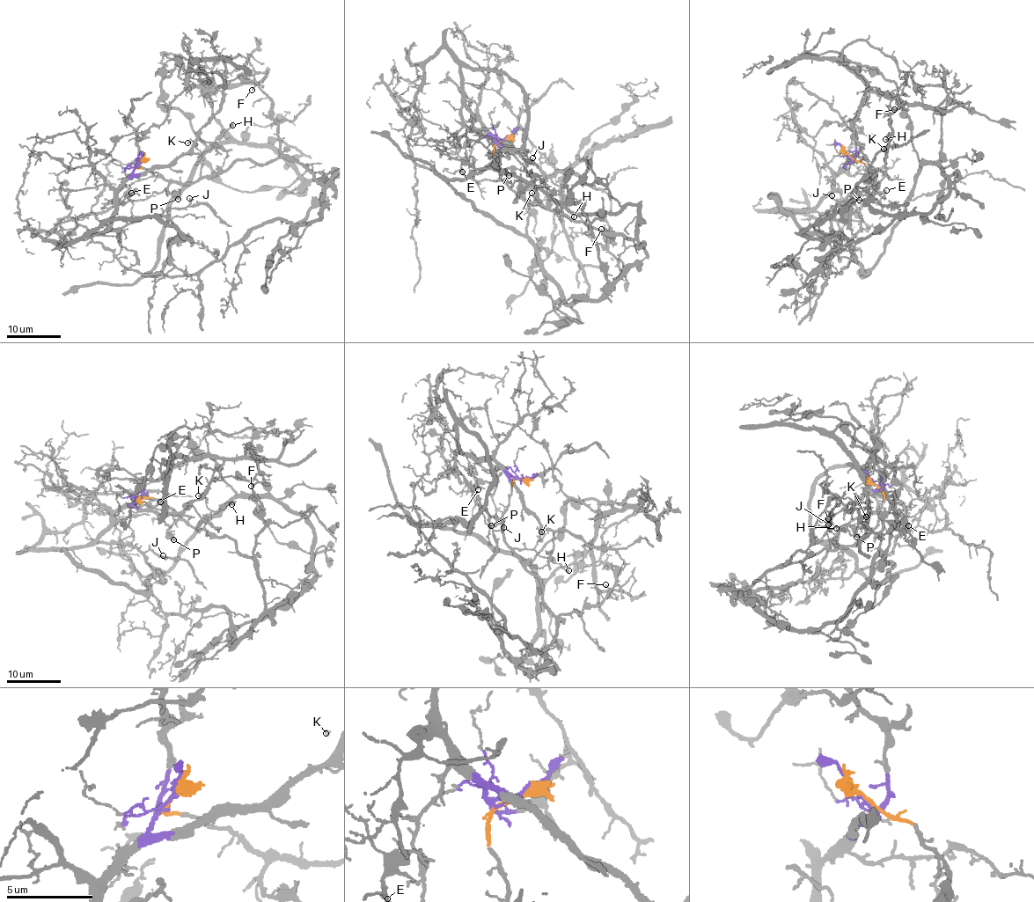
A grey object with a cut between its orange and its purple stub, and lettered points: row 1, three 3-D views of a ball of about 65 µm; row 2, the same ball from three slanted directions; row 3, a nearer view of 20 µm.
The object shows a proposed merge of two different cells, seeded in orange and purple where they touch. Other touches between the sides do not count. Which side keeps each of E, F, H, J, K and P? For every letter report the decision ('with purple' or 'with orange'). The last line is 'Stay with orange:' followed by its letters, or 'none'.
E: with orange
F: with orange
H: with orange
J: with purple
K: with orange
P: with orange
Stay with orange: E, F, H, K, P

